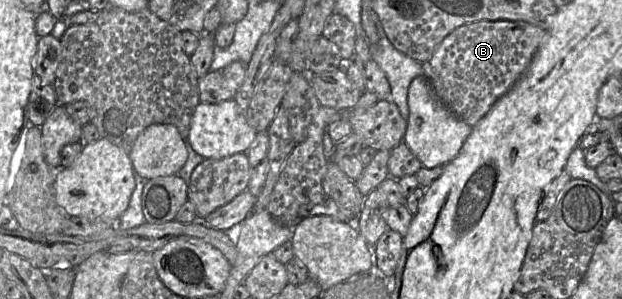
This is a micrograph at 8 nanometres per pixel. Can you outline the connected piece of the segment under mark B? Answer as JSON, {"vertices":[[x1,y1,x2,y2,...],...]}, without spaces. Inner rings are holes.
{"vertices":[[481,20,477,22,472,22,468,24,464,24,455,30,453,30,450,34,448,34,443,41,438,45,432,57,422,63,423,75,428,79,431,84,431,87,438,98,438,100,458,119,464,121,470,126,474,126,477,124,479,120,481,120,491,109,494,103,504,95,520,78,520,76,526,71,529,67,532,59,537,53,540,46,545,41,547,36,547,30,540,28,536,25,524,22,524,21,510,21,510,20,496,20,496,21,488,21]]}

